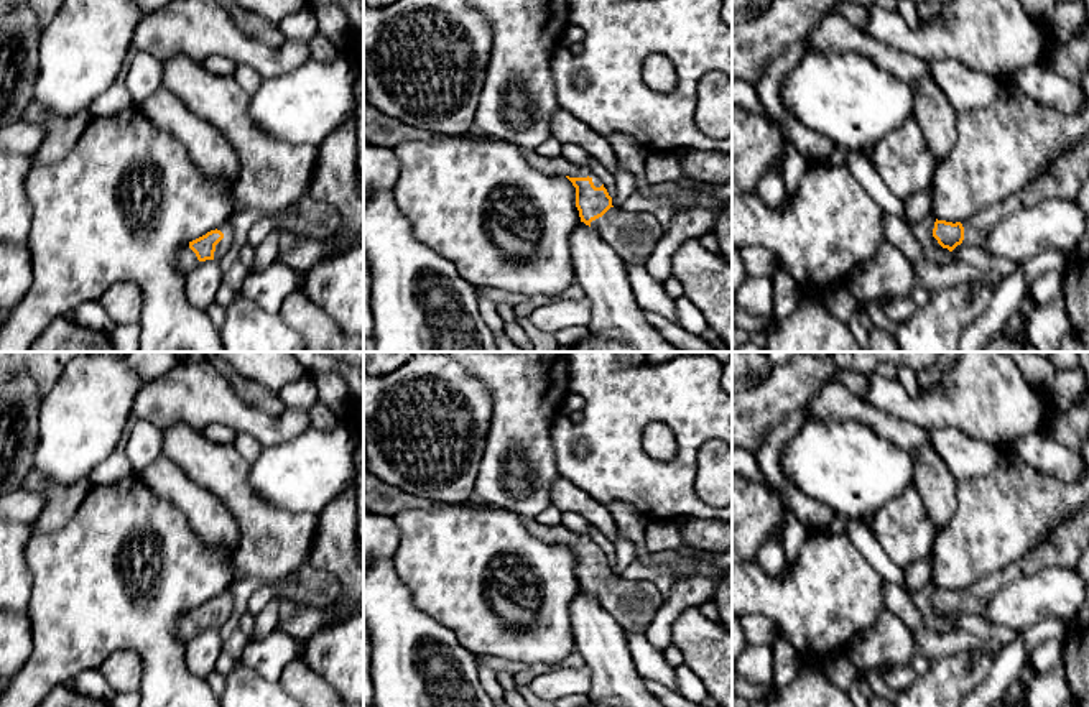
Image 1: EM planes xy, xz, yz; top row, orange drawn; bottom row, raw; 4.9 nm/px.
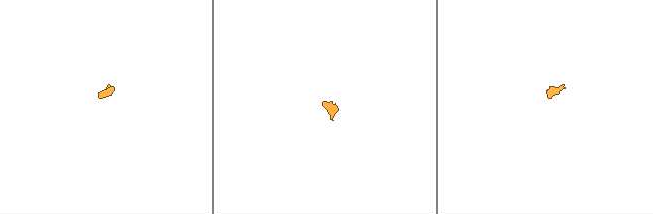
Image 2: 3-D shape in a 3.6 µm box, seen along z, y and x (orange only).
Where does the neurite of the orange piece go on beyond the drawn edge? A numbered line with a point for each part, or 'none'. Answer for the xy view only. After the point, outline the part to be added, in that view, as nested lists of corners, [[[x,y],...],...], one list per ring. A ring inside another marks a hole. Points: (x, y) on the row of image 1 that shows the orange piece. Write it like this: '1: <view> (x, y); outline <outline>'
1: xy (221, 249); outline [[[224,222],[220,227],[217,227],[217,230],[224,233],[224,238],[215,245],[214,260],[220,260],[232,243],[232,229],[229,222]]]

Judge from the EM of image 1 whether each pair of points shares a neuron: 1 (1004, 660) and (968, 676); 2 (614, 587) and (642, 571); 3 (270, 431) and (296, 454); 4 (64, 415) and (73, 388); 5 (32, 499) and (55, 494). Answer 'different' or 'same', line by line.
1: different
2: different
3: different
4: same
5: different

